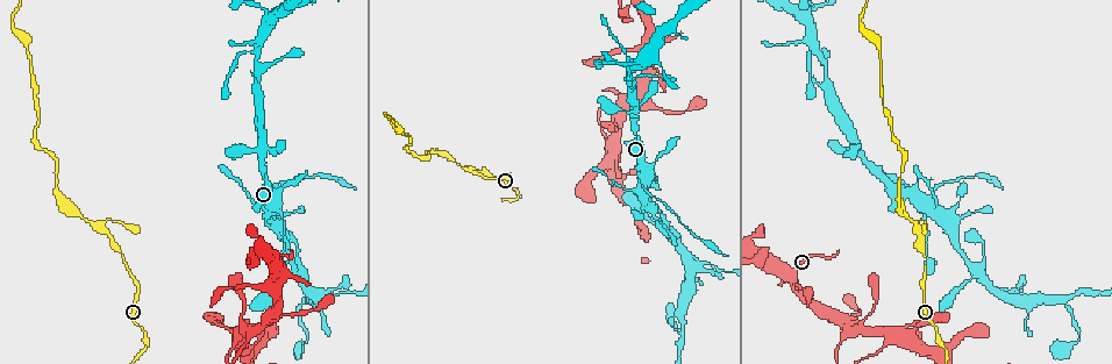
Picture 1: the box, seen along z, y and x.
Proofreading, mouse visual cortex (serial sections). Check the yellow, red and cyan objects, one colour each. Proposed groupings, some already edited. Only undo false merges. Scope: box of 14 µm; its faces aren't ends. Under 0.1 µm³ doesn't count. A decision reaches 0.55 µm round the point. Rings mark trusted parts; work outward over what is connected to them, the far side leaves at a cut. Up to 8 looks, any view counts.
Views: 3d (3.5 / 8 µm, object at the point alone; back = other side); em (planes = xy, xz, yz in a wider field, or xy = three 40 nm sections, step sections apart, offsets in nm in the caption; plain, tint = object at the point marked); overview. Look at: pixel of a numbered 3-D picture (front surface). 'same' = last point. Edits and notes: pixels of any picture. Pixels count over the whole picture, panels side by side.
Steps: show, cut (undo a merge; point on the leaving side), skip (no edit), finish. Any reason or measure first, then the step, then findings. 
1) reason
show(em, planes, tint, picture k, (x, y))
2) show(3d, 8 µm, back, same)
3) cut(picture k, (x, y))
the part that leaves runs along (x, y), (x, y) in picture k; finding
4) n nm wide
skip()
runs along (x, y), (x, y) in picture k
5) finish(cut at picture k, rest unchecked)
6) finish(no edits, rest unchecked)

sudden change in width
show(3d, 3.5 µm, picture 1, (88, 222))

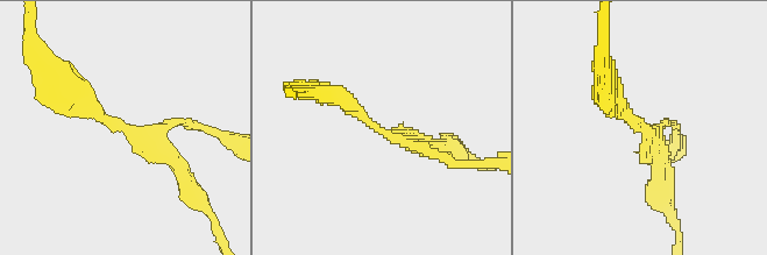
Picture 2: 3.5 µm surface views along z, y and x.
arms of 200, 250 nm; now the EM
show(em, xy, step 2, tint, picture 2, (642, 123))

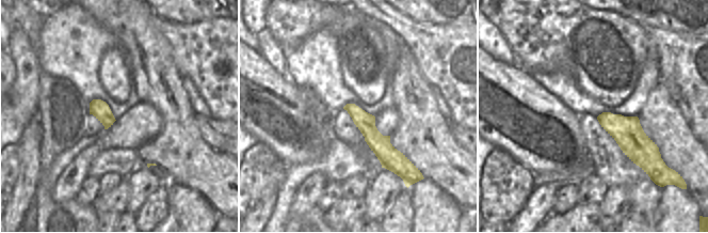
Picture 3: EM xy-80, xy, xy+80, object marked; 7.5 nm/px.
150 nm wide
skip()
runs along (178, 163), (109, 125), (63, 82) in picture 2; all the same cell

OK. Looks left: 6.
abrupt turn
show(3d, 8 µm, picture 1, (18, 29))

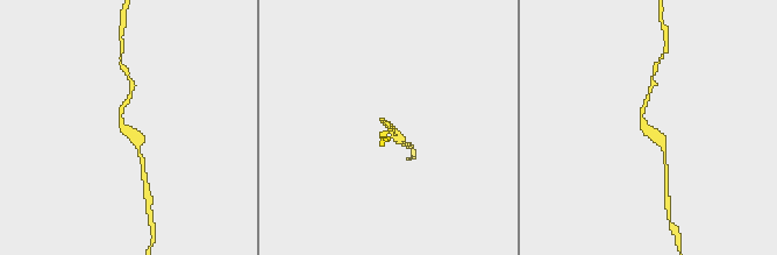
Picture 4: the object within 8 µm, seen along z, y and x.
show(3d, 3.5 µm, picture 4, (643, 128))

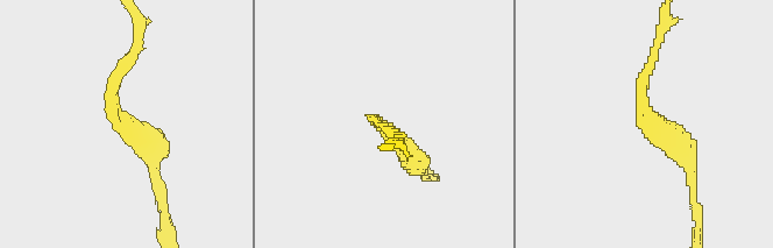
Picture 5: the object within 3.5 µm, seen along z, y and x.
arms of 150, 300 nm
show(em, xy, step 5, tint, picture 5, (122, 121))

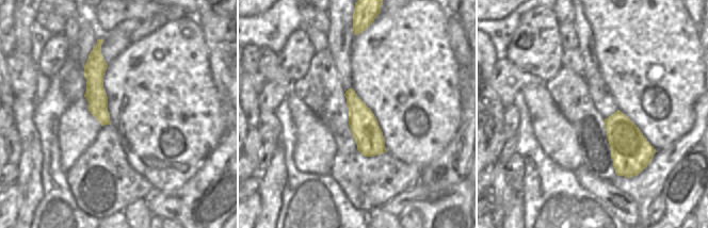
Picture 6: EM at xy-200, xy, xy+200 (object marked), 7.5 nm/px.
skip()
runs along (693, 171), (645, 111), (654, 54) in picture 5; all the same cell

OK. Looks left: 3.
calibre changes
show(3d, 3.5 µm, back, picture 1, (815, 52))

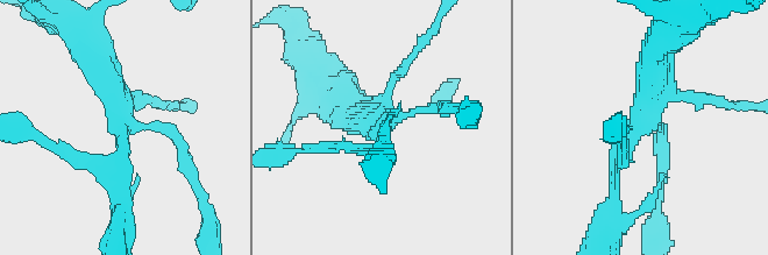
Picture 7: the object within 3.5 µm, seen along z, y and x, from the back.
show(em, xy, step 1, tint, picture 7, (639, 120))

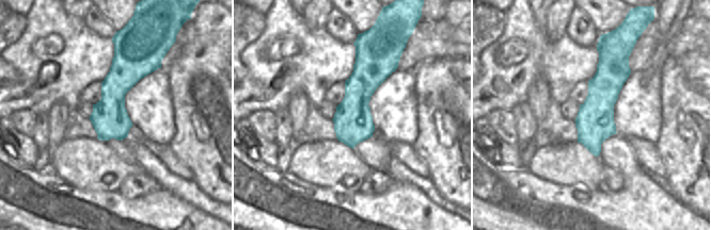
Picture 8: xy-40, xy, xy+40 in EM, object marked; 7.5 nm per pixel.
skip()
runs along (604, 43), (596, 152) in picture 8; one cell here

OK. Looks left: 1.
finish(no edits, rest unchecked)

